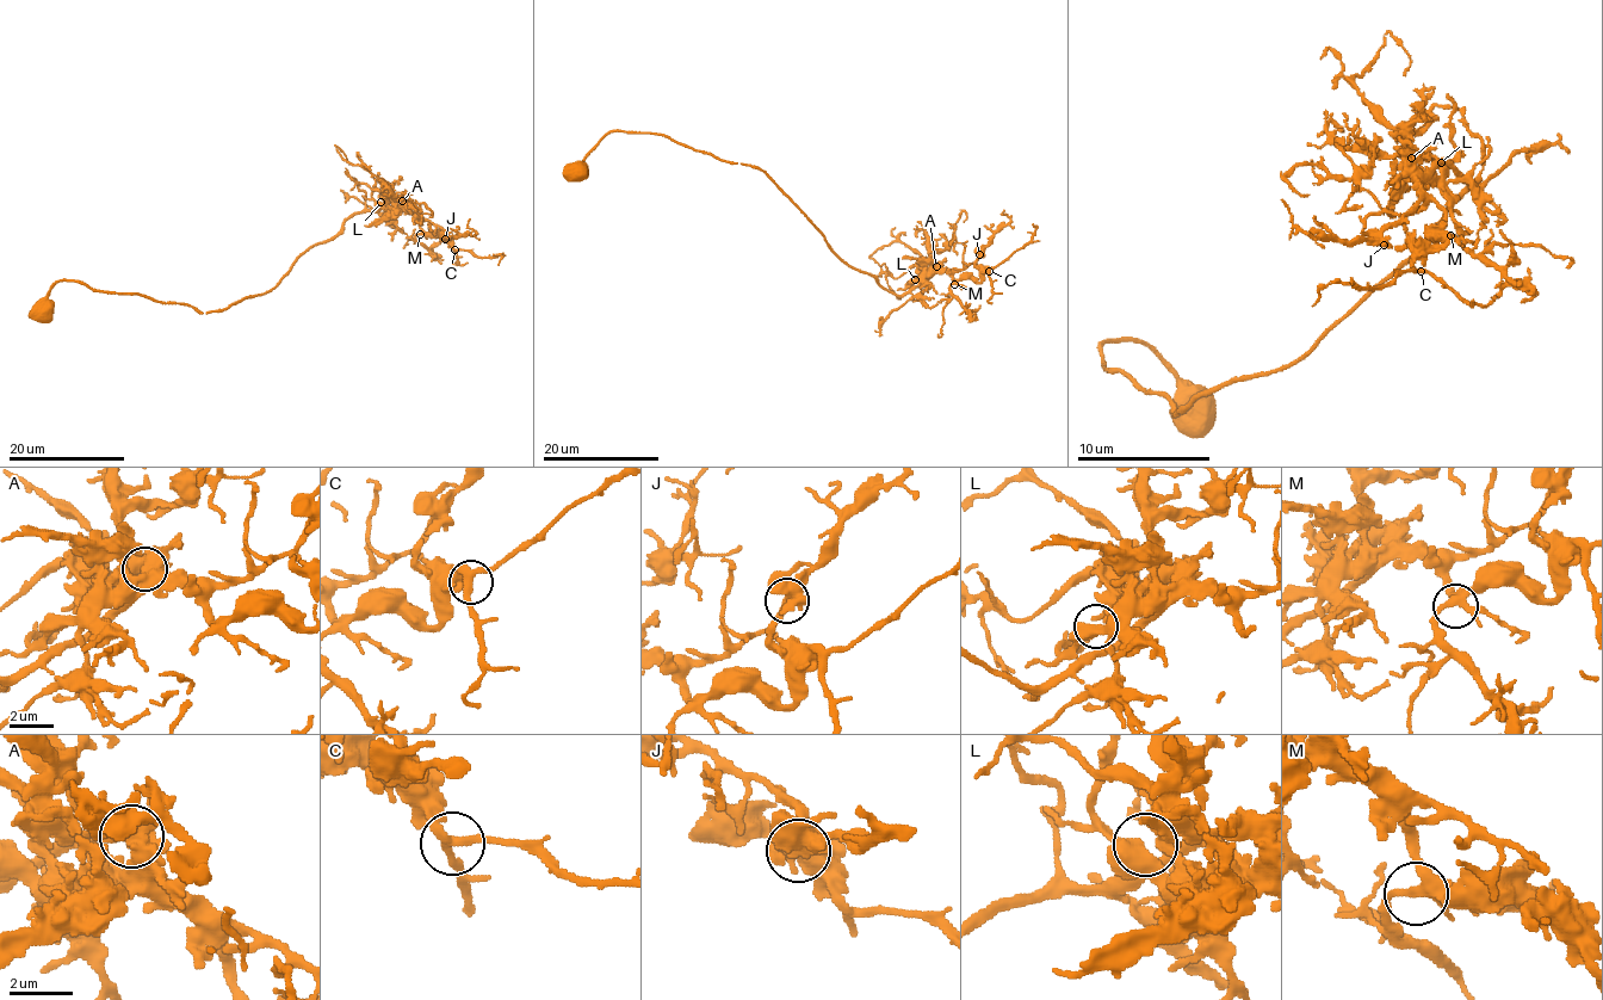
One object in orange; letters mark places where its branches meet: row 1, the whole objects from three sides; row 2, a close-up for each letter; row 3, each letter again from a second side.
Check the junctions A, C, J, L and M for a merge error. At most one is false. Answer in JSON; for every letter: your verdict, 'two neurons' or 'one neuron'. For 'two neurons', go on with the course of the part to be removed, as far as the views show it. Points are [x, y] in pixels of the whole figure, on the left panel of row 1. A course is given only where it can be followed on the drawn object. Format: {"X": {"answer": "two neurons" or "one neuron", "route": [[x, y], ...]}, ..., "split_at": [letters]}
{"A": {"answer": "one neuron"}, "C": {"answer": "one neuron"}, "J": {"answer": "one neuron"}, "L": {"answer": "one neuron"}, "M": {"answer": "one neuron"}, "split_at": []}

